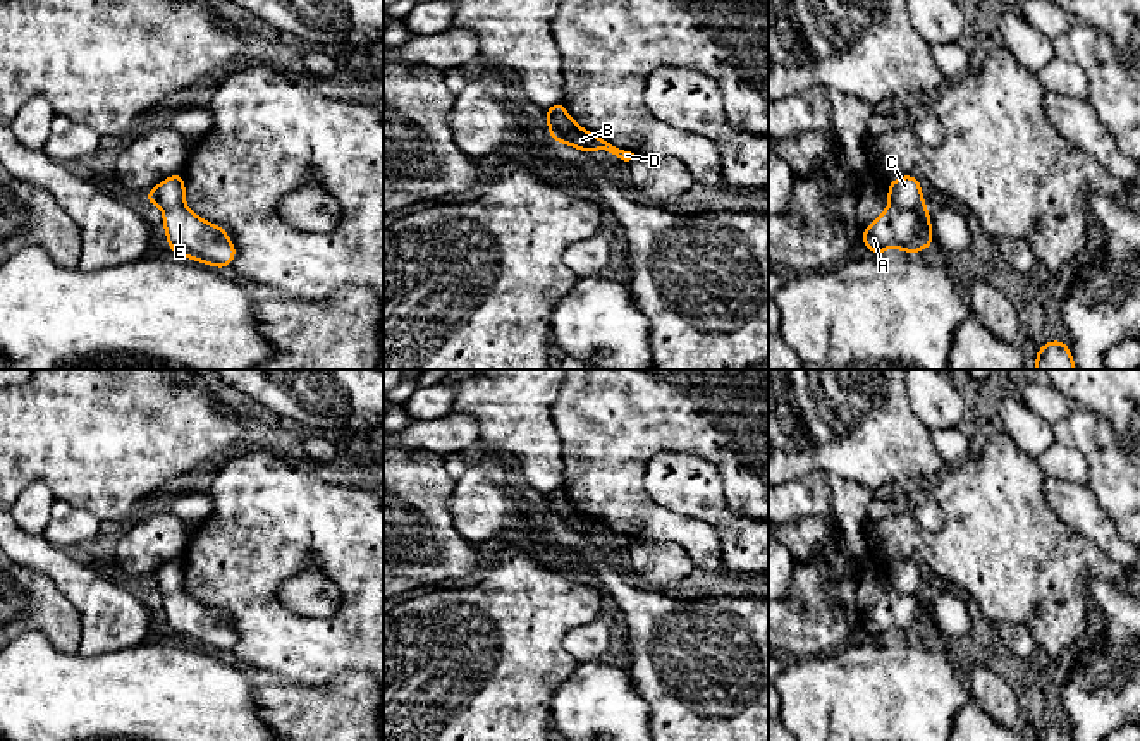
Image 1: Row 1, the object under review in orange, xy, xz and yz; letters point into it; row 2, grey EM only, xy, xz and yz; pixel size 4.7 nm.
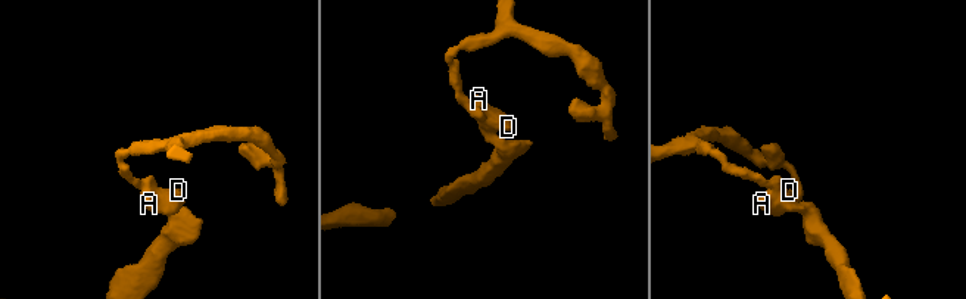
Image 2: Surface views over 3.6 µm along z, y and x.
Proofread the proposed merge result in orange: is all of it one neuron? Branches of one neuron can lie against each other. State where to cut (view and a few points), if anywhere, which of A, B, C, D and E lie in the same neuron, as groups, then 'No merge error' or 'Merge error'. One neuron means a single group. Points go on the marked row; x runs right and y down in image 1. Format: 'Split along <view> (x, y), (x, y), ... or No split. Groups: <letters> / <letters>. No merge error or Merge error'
Split along yz (891, 202), (910, 208), (924, 207). Groups: A B D E / C. Merge error

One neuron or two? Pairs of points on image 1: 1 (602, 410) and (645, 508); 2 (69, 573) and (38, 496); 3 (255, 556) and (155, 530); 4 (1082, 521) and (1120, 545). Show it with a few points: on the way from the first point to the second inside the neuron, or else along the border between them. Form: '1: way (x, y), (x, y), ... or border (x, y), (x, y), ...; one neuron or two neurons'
1: way (606, 434), (606, 468), (621, 483); one neuron
2: border (18, 525), (40, 537); two neurons
3: border (186, 545), (181, 556); two neurons
4: way (1090, 521), (1111, 540); one neuron

